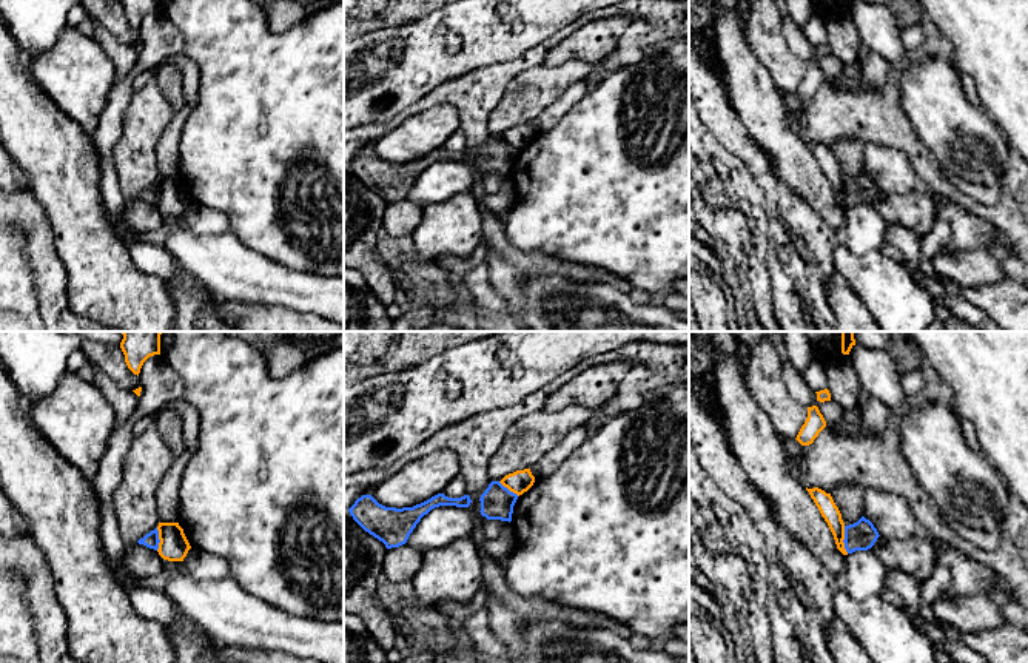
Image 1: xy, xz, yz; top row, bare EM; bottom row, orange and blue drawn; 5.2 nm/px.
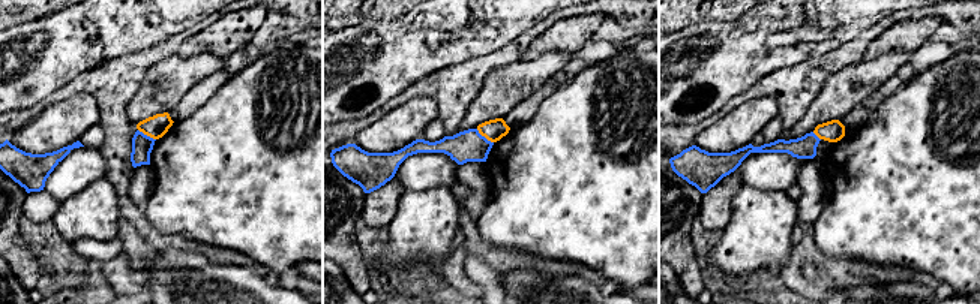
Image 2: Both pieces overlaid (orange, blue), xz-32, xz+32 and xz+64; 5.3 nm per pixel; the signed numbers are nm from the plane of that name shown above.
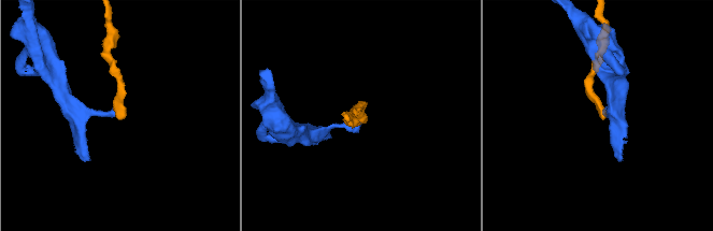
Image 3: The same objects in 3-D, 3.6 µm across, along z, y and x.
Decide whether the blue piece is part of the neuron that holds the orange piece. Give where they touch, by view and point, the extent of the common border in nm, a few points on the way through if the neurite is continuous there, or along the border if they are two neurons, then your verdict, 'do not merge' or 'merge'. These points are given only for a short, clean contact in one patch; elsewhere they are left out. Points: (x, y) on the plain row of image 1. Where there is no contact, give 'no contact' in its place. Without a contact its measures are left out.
meets orange in yz at (843, 193); contact 150 nm long; border along yz (843, 181), (843, 202), (848, 207); do not merge

